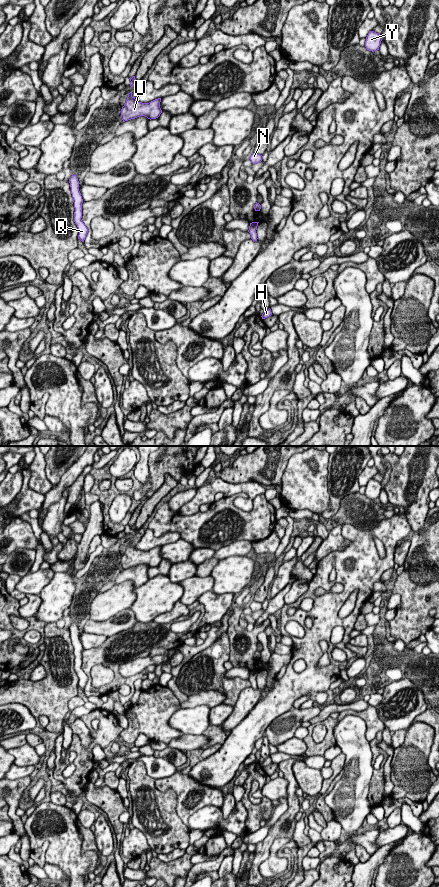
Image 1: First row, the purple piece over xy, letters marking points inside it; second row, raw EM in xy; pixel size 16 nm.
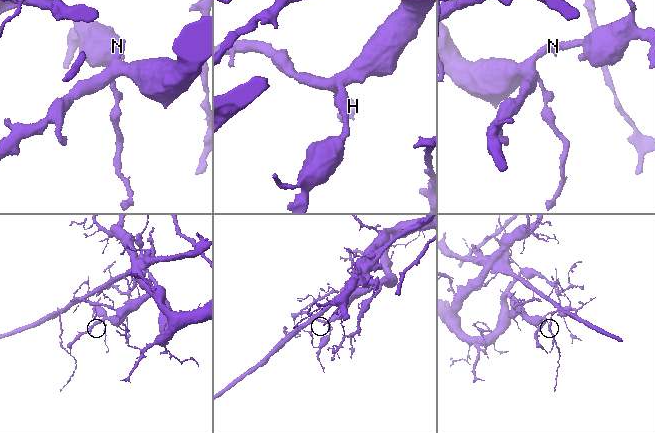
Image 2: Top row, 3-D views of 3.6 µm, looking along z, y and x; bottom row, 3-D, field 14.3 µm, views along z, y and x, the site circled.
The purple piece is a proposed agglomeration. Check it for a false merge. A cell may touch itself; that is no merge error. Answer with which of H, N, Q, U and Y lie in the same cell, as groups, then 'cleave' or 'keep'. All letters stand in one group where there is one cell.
groups H N Y / Q U; cleave

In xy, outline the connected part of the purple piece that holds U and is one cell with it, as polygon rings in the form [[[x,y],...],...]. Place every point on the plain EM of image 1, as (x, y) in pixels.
[[[132,540],[128,542],[127,548],[121,557],[121,566],[123,570],[145,564],[148,567],[156,567],[162,561],[160,556],[161,546],[155,547],[149,551],[138,550],[132,544]]]

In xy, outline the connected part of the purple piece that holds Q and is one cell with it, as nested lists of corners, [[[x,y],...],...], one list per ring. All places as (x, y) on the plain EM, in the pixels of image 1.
[[[72,623],[71,626],[69,627],[69,631],[71,635],[71,642],[73,645],[74,656],[75,656],[74,670],[77,673],[78,678],[79,678],[78,687],[84,690],[88,677],[81,668],[83,647],[79,639],[79,629],[78,629],[77,624]]]

